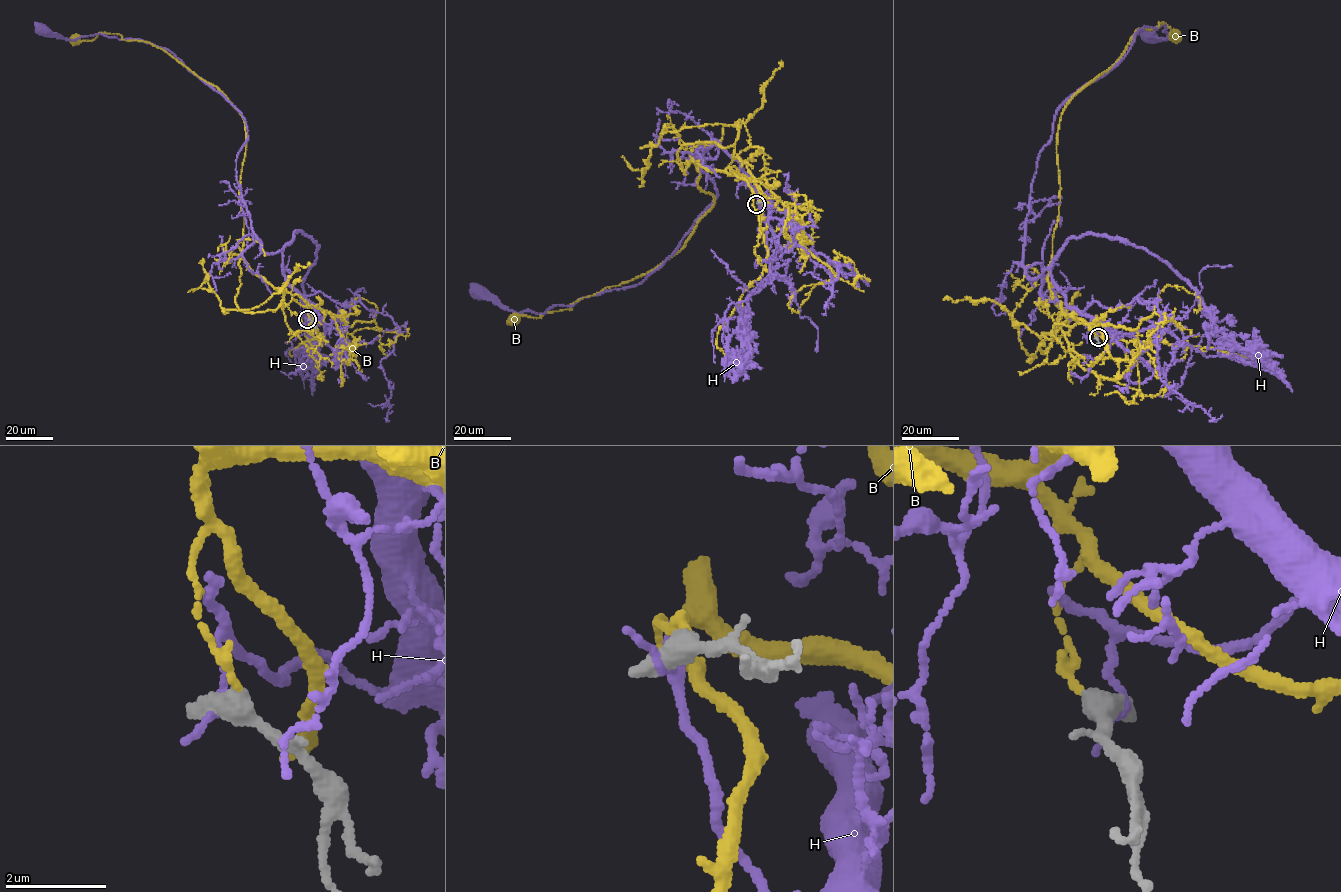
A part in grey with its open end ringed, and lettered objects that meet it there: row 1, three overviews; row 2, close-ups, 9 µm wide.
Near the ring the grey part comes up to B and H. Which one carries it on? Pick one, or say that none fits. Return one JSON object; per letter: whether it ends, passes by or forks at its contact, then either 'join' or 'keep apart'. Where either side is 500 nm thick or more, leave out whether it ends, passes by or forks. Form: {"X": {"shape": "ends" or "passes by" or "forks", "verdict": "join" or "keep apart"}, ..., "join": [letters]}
{"B": {"shape": "ends", "verdict": "keep apart"}, "H": {"verdict": "keep apart"}, "join": []}

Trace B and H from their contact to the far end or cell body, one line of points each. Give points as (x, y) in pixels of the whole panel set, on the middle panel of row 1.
B: (760, 202), (749, 178), (693, 161), (697, 184), (715, 199), (677, 252), (571, 308), (515, 319)
H: (758, 204), (716, 140), (699, 158), (717, 197), (644, 280), (541, 313), (478, 290)

